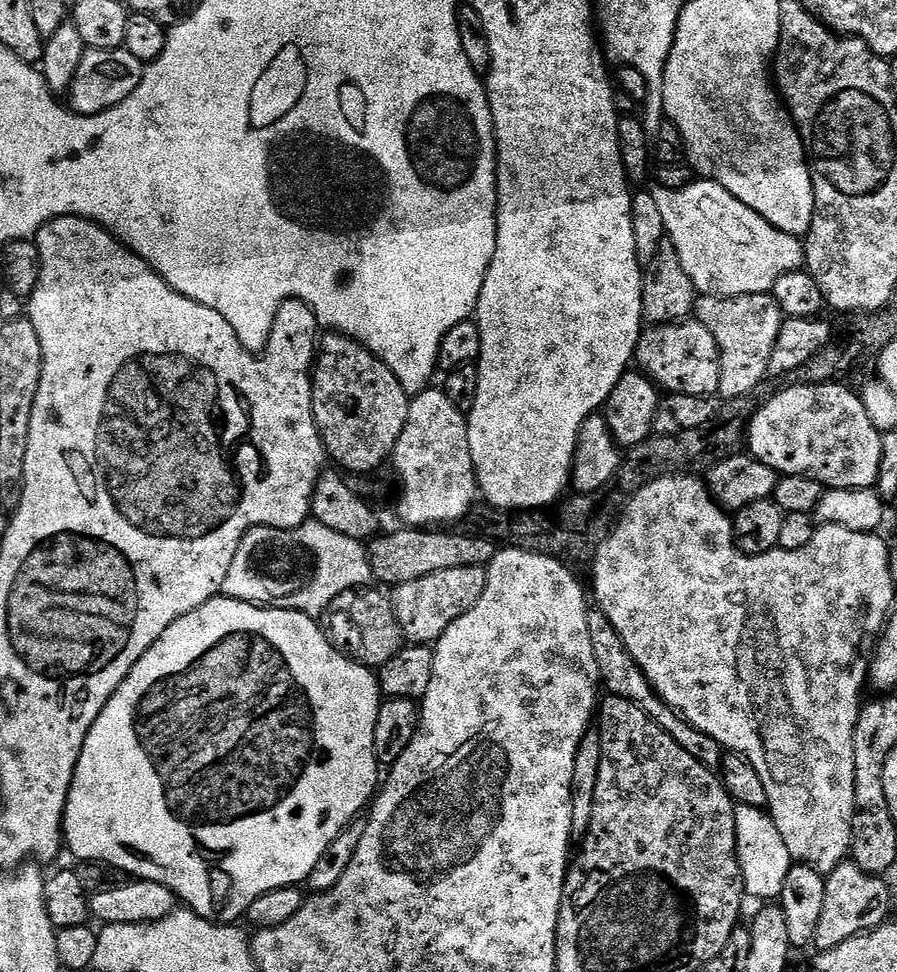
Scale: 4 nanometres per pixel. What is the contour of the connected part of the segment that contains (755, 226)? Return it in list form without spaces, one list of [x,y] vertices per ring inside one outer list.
[[[700,178],[685,188],[657,188],[652,197],[662,213],[666,240],[677,250],[700,296],[771,293],[782,274],[805,267],[806,248],[801,237],[778,230],[721,184]]]

